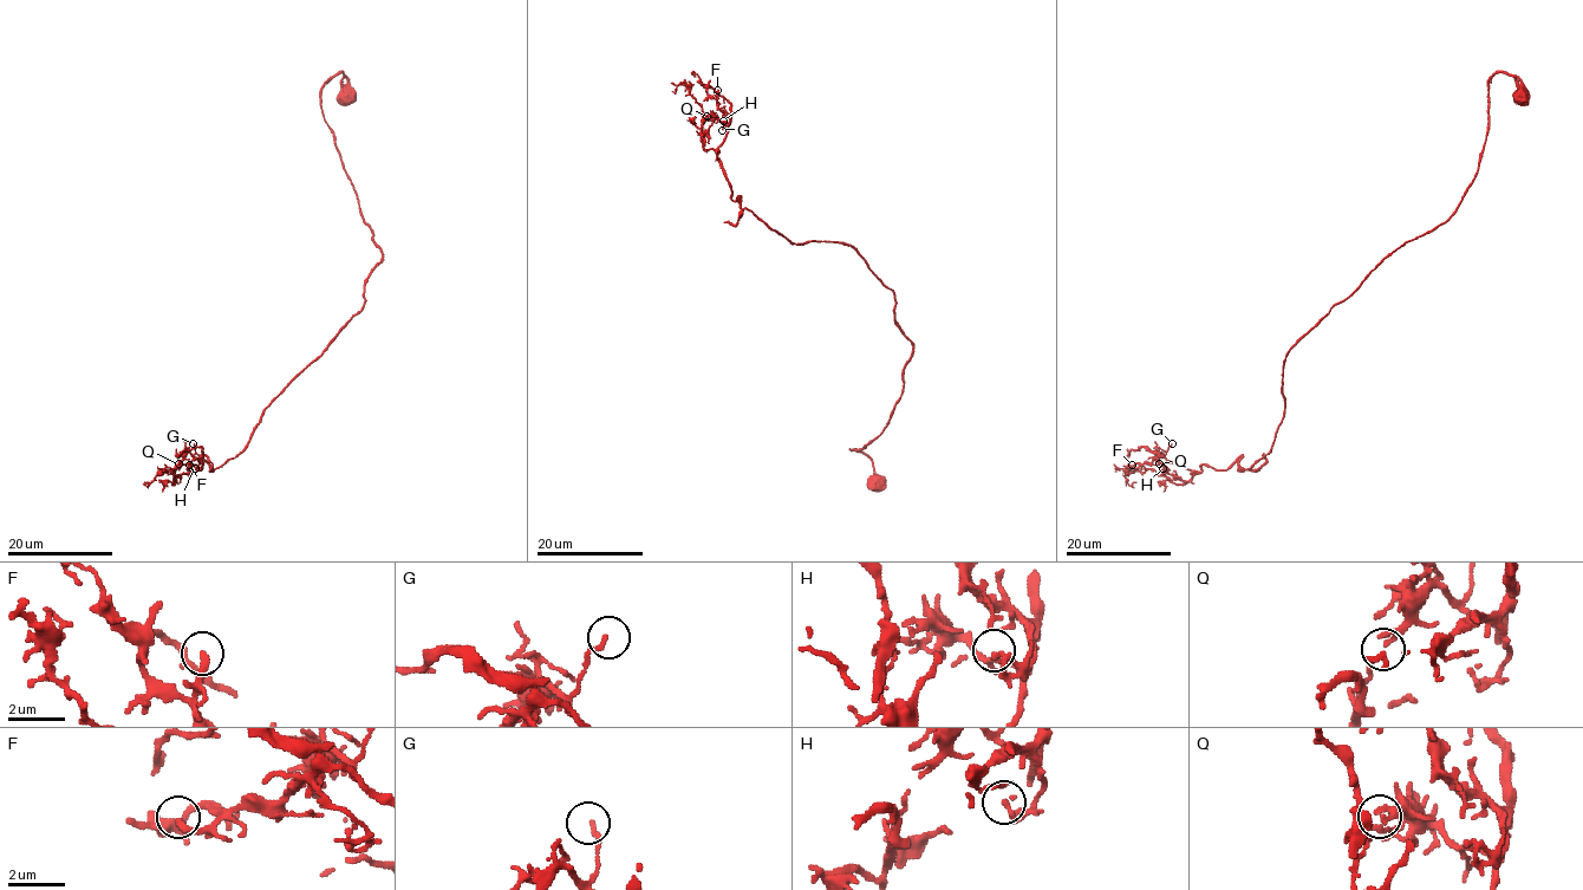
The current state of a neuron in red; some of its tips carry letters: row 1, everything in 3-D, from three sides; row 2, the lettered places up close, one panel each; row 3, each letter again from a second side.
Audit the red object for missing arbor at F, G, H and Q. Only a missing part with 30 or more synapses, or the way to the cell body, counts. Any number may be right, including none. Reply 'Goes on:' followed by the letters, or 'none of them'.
Goes on: none of them

